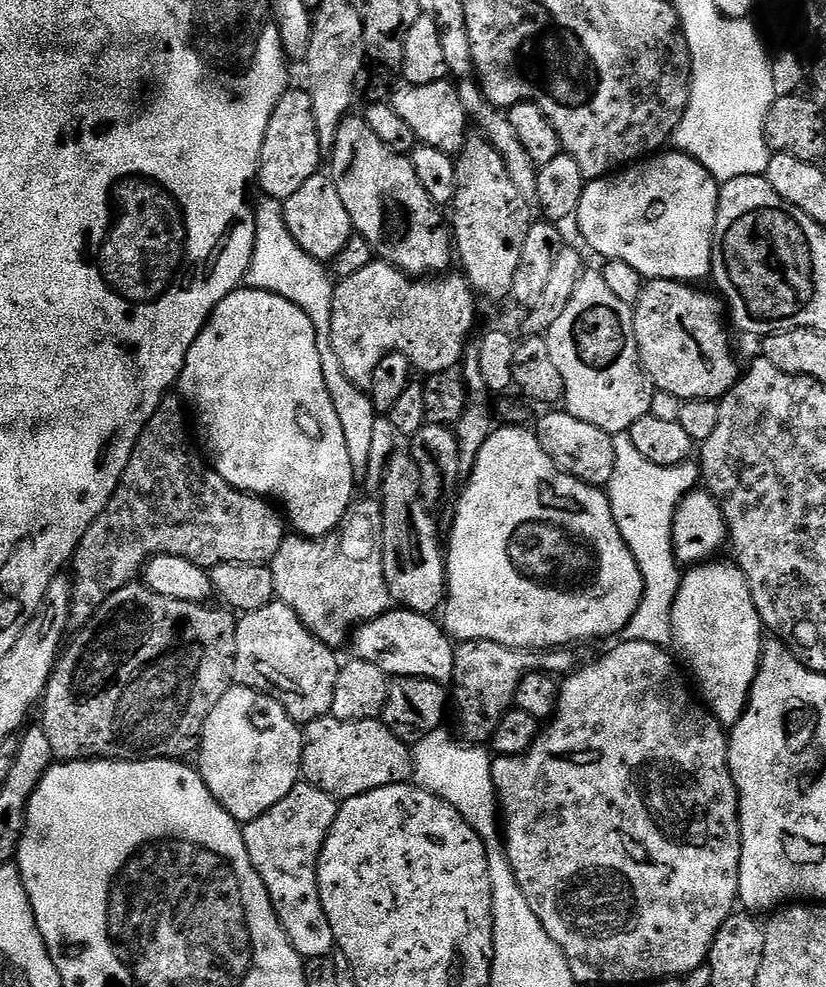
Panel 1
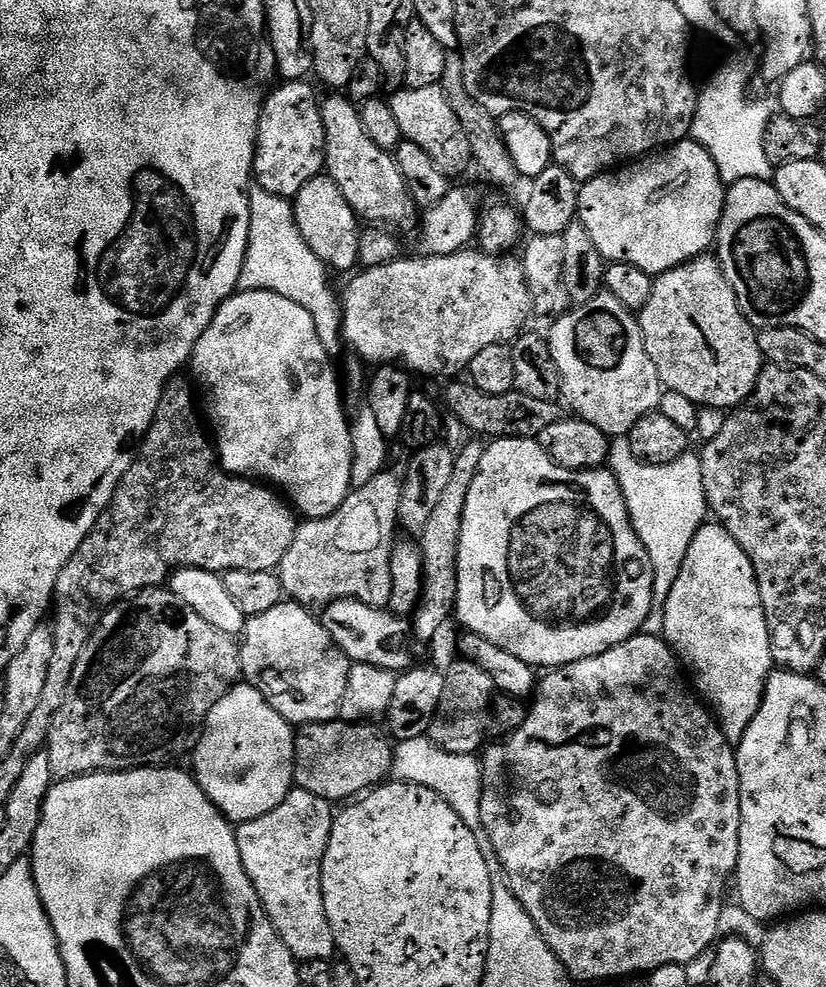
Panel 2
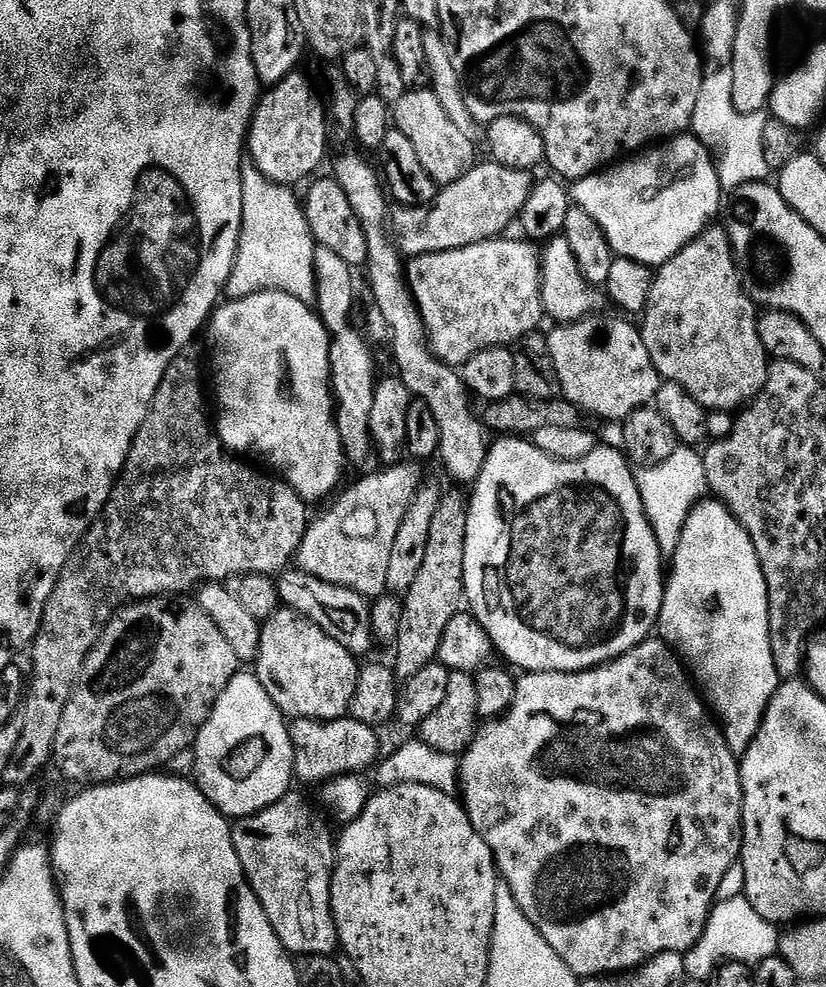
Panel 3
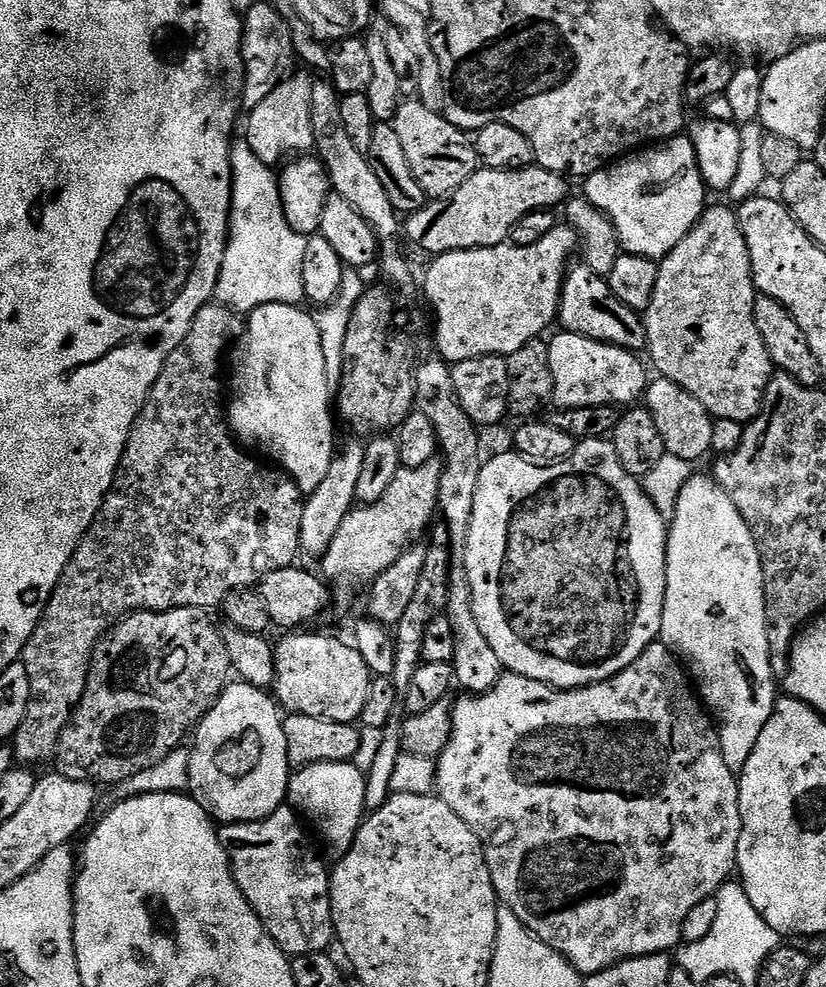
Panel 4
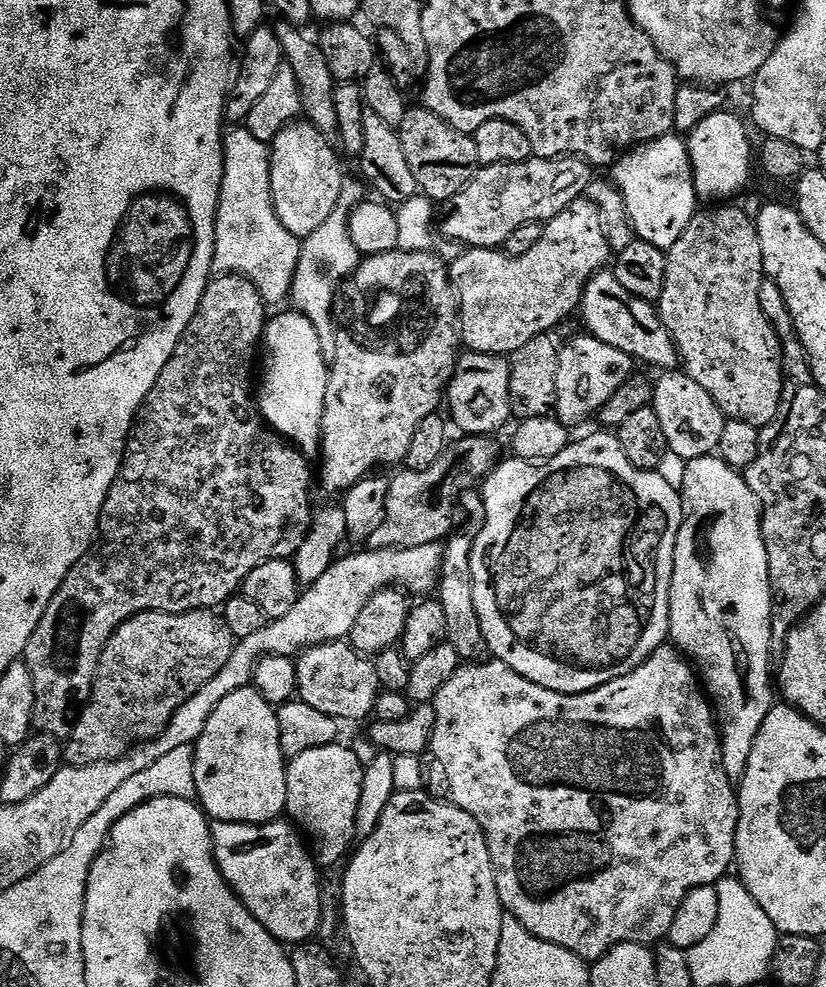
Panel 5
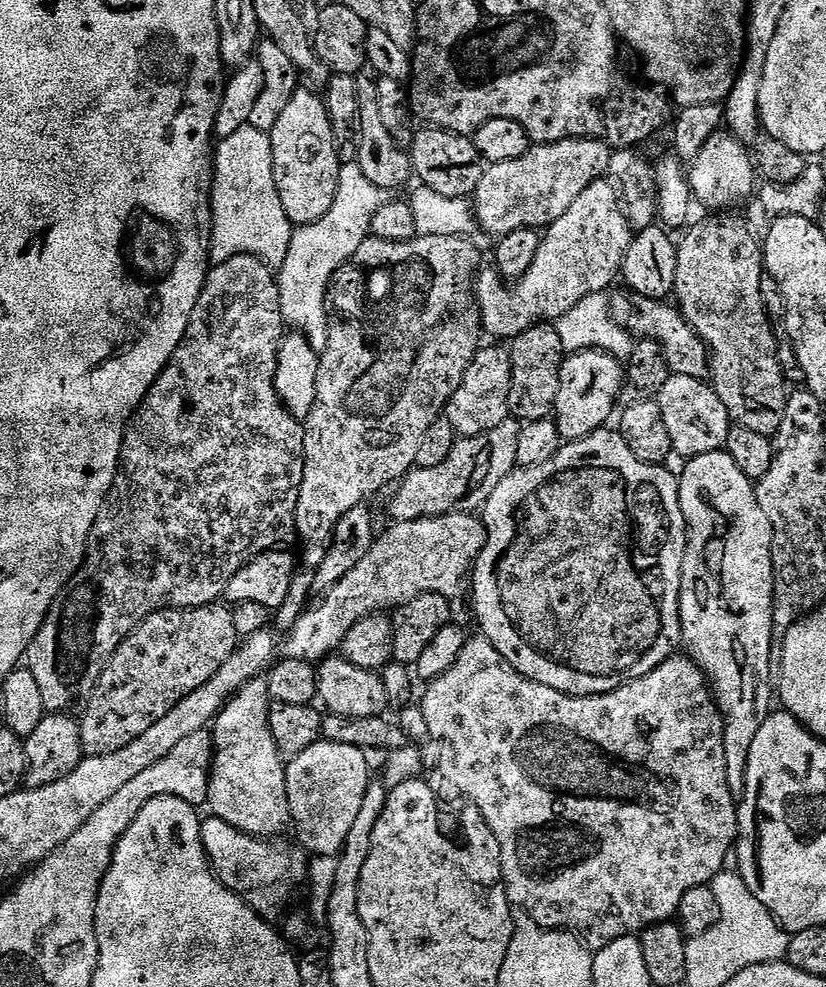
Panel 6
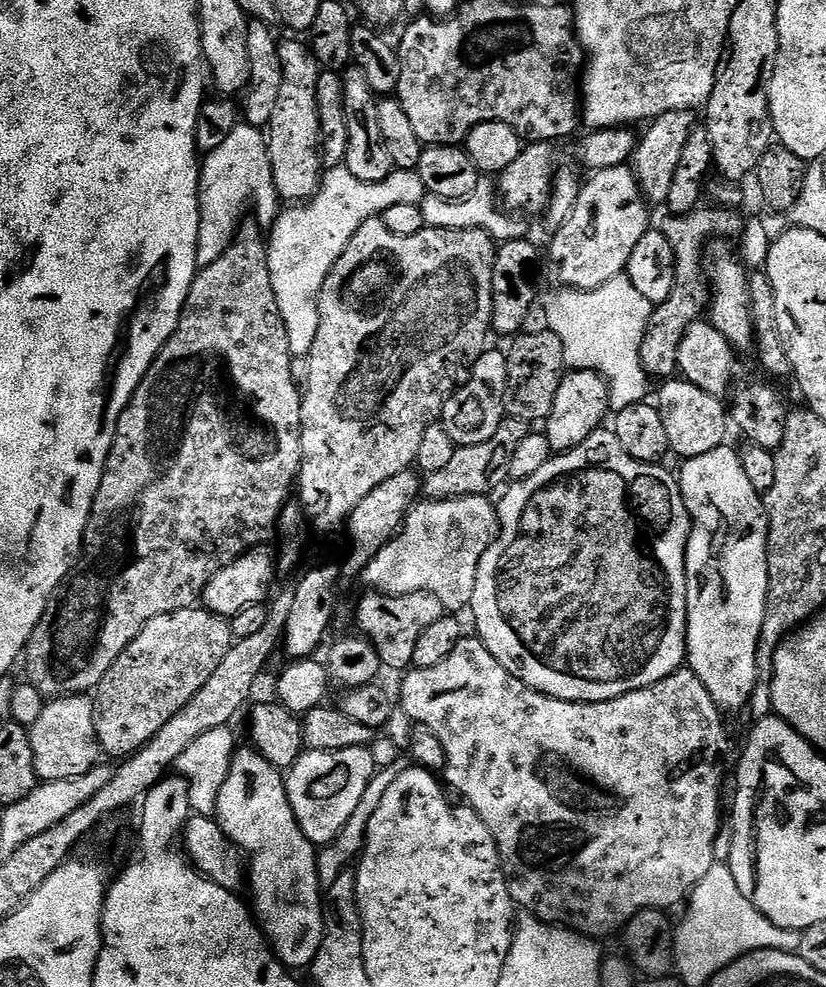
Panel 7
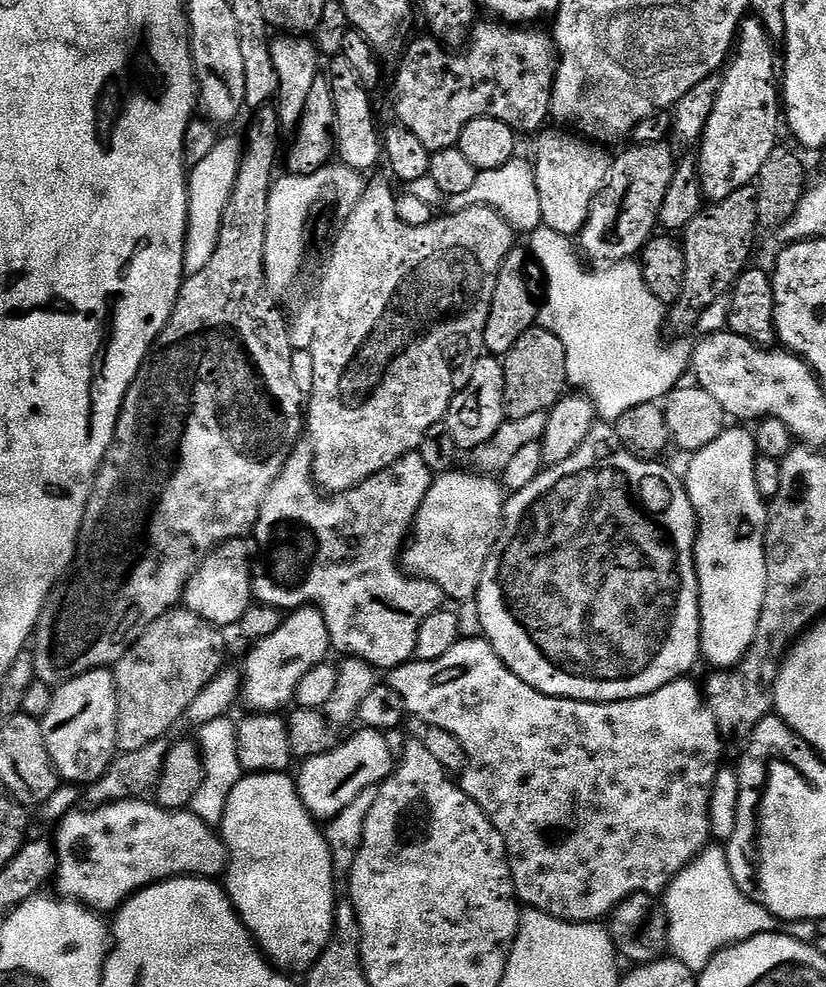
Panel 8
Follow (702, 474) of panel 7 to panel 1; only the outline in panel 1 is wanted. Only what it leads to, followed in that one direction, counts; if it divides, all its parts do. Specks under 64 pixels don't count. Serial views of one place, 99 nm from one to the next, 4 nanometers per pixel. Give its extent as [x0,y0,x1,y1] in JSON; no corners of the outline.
[672,562,766,730]

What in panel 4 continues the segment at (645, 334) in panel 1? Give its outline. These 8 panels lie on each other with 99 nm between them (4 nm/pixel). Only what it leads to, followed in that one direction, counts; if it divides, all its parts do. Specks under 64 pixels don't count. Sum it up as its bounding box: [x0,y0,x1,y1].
[646,207,774,425]

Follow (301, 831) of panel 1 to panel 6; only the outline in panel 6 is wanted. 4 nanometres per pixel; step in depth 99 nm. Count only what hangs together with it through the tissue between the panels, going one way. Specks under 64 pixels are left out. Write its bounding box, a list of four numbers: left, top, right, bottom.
[200,815,306,921]

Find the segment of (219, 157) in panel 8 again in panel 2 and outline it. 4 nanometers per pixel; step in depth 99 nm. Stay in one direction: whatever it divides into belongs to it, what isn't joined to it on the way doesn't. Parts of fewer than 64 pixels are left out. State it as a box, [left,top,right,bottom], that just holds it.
[239,187,342,358]

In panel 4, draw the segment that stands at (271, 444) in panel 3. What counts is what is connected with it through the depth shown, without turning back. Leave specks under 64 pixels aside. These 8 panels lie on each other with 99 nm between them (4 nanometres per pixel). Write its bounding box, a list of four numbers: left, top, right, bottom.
[226,304,338,494]

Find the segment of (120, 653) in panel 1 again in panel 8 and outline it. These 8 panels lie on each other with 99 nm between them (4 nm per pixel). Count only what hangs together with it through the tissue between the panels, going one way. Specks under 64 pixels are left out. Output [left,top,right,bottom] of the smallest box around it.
[114,606,224,752]

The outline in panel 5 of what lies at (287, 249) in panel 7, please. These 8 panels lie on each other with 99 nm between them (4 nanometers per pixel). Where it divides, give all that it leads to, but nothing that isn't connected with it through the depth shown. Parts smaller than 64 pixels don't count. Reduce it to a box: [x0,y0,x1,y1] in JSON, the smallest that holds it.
[289,178,366,362]

